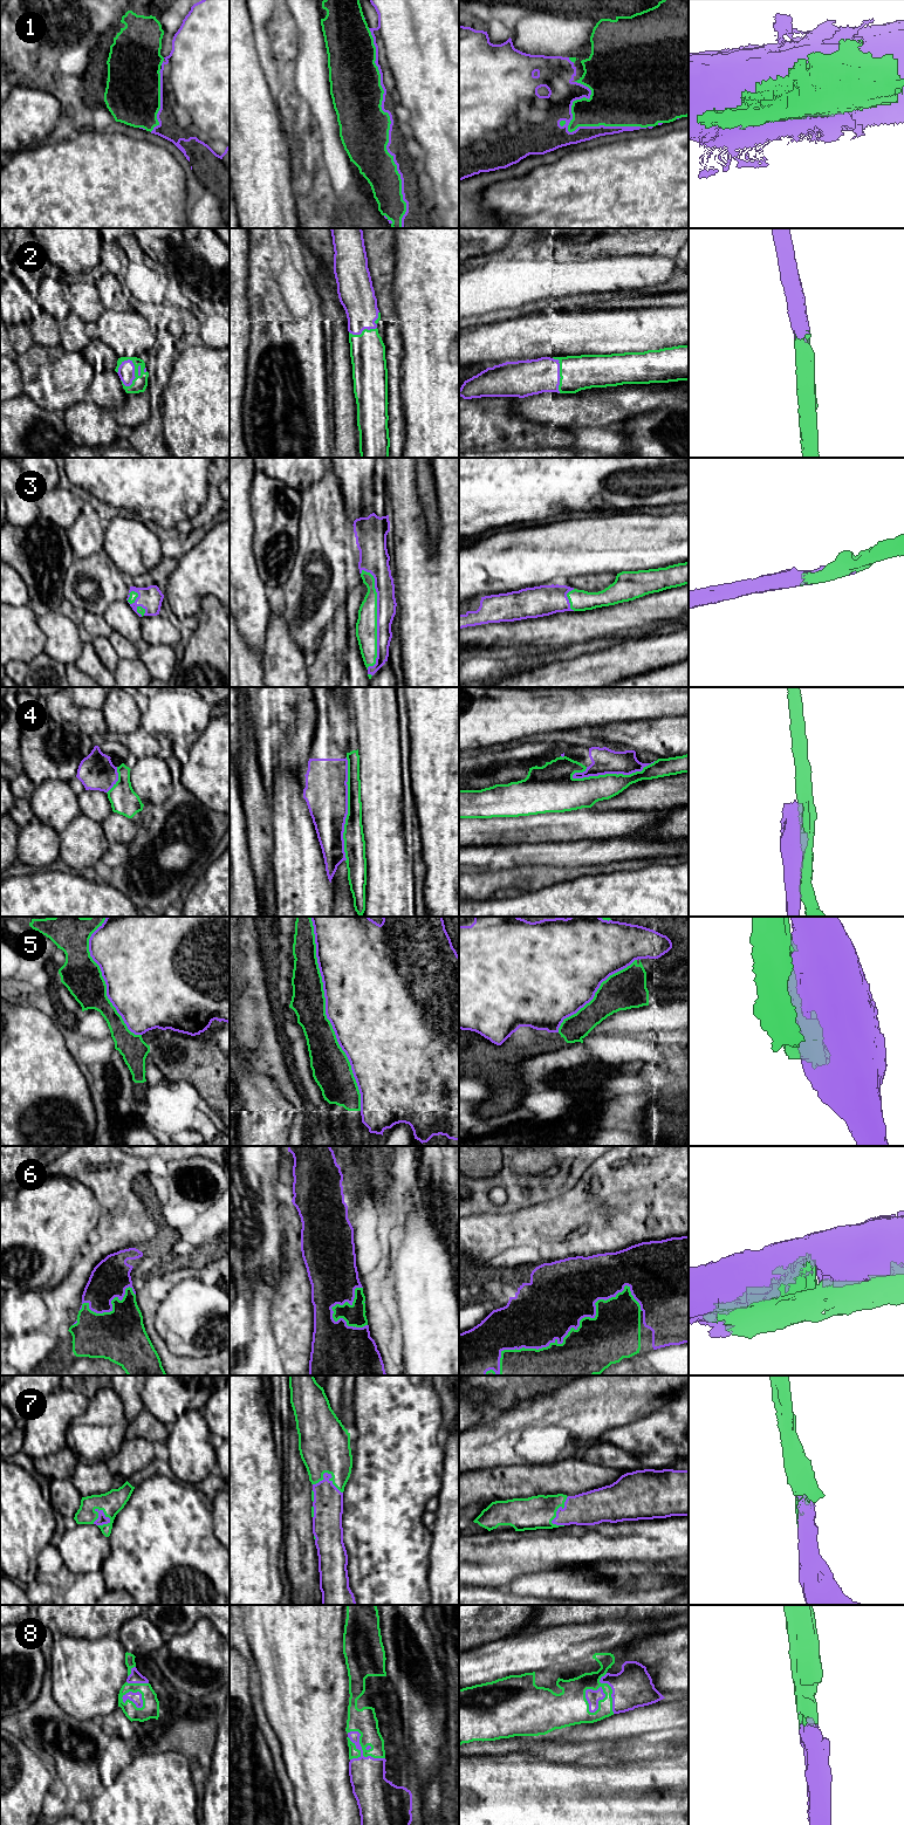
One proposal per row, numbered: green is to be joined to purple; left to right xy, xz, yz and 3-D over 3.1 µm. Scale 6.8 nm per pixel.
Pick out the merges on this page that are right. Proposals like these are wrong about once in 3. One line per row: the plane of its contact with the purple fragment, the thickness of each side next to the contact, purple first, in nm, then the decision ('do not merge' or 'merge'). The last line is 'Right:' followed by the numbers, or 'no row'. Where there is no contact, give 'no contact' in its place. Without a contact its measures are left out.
1: meets purple in xz; 500 nm thick on the purple side, 340 nm on the other; do not merge
2: meets purple in xy; 110 nm thick on the purple side, 100 nm on the other; merge
3: meets purple in xz; 130 nm thick on the purple side, 140 nm on the other; merge
4: meets purple in xz; 300 nm thick on the purple side, 140 nm on the other; do not merge
5: meets purple in xz; 480 nm thick on the purple side, 240 nm on the other; do not merge
6: meets purple in yz; 440 nm thick on the purple side, 440 nm on the other; merge
7: meets purple in xy; 70 nm thick on the purple side, 160 nm on the other; merge
8: meets purple in xz; 240 nm thick on the purple side, 170 nm on the other; merge
Right: 2, 3, 6, 7, 8

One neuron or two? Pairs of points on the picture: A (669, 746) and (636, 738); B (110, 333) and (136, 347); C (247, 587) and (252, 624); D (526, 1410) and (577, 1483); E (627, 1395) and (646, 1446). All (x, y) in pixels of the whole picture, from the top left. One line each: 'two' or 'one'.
A: one
B: one
C: one
D: two
E: two

